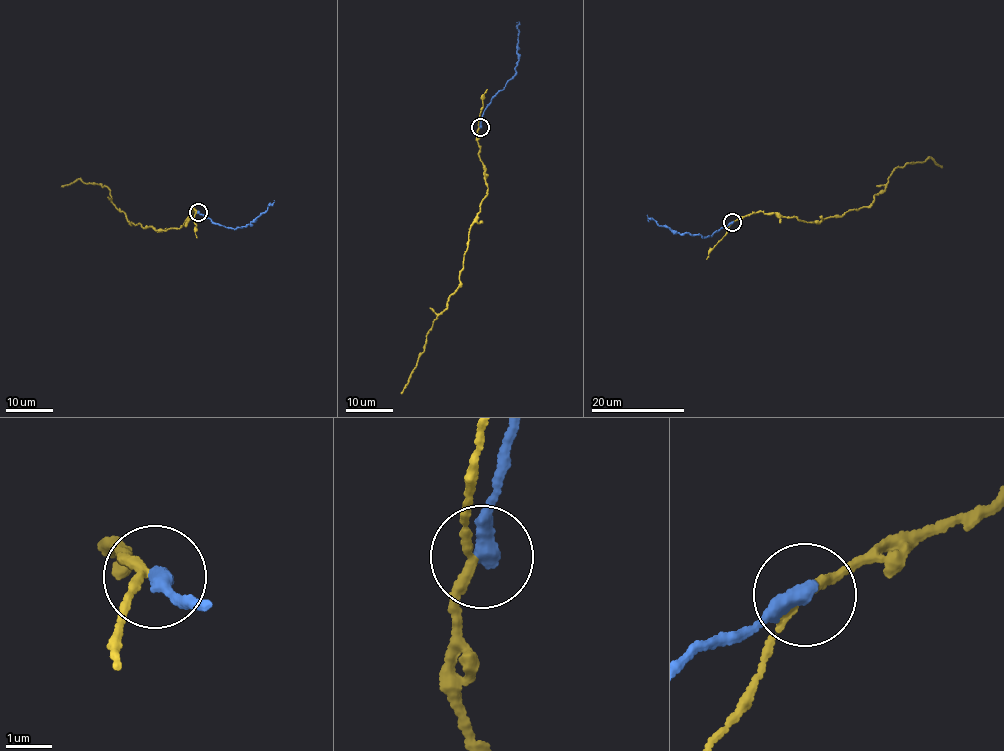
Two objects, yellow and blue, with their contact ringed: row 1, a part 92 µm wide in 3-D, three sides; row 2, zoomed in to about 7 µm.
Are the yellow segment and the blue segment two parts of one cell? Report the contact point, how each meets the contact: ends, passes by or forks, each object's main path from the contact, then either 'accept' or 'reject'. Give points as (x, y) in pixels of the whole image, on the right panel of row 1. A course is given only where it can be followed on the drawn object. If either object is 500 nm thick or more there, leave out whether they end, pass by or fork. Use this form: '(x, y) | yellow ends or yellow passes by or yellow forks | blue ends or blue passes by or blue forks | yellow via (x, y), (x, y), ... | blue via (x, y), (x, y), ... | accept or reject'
(732, 222) | yellow passes by | blue ends | yellow via (732, 222), (755, 212), (819, 223), (868, 207), (898, 167), (930, 158), (942, 168) | blue via (732, 222), (708, 237), (671, 232), (647, 214) | reject

